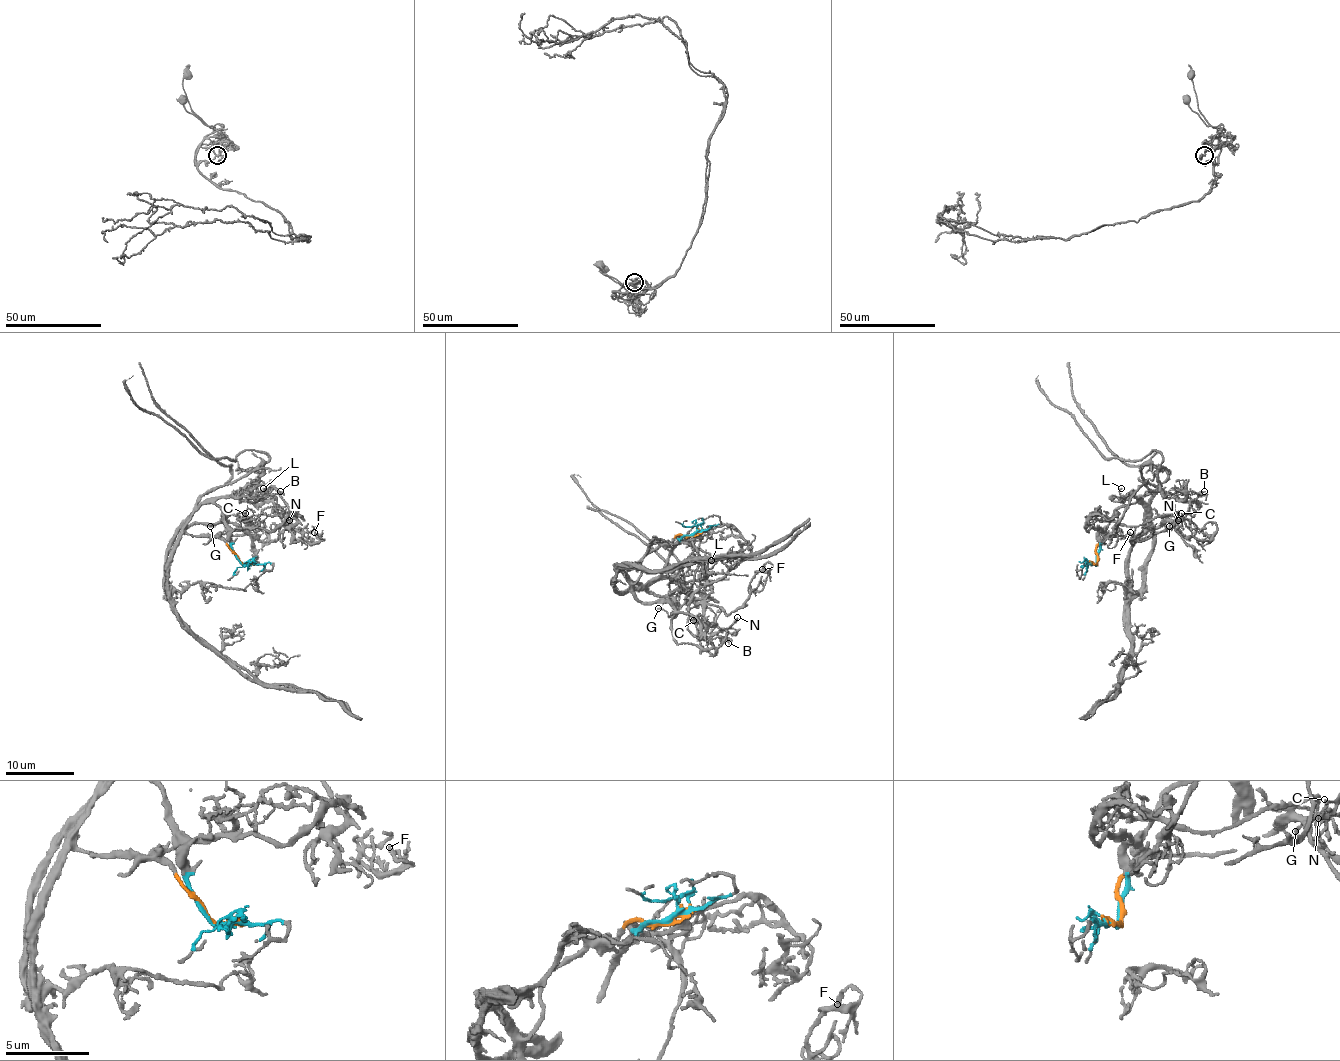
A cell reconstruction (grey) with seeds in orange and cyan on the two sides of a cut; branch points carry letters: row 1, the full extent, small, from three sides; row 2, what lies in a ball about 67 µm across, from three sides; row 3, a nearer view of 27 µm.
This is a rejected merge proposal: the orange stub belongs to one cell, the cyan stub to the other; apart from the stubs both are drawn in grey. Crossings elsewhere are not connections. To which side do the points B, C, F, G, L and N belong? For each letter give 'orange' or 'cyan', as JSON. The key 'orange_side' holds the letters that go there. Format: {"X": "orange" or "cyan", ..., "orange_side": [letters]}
{"B": "cyan", "C": "orange", "F": "cyan", "G": "orange", "L": "cyan", "N": "cyan", "orange_side": ["C", "G"]}

